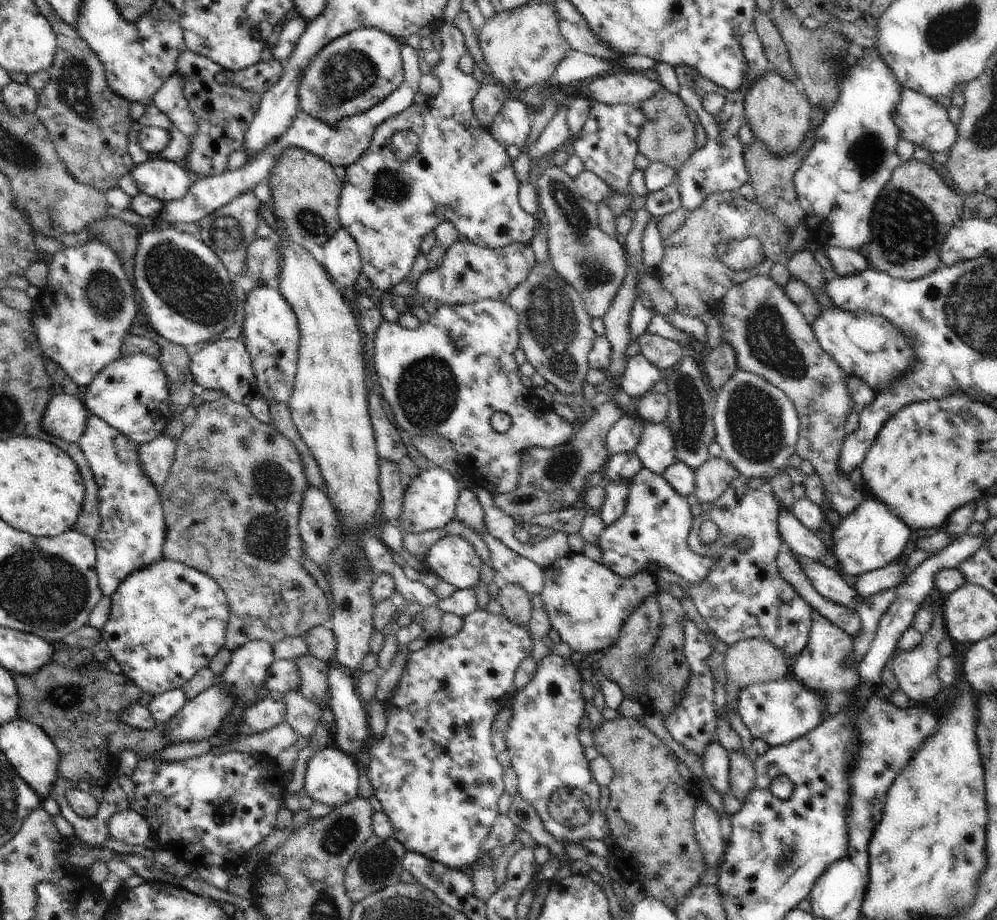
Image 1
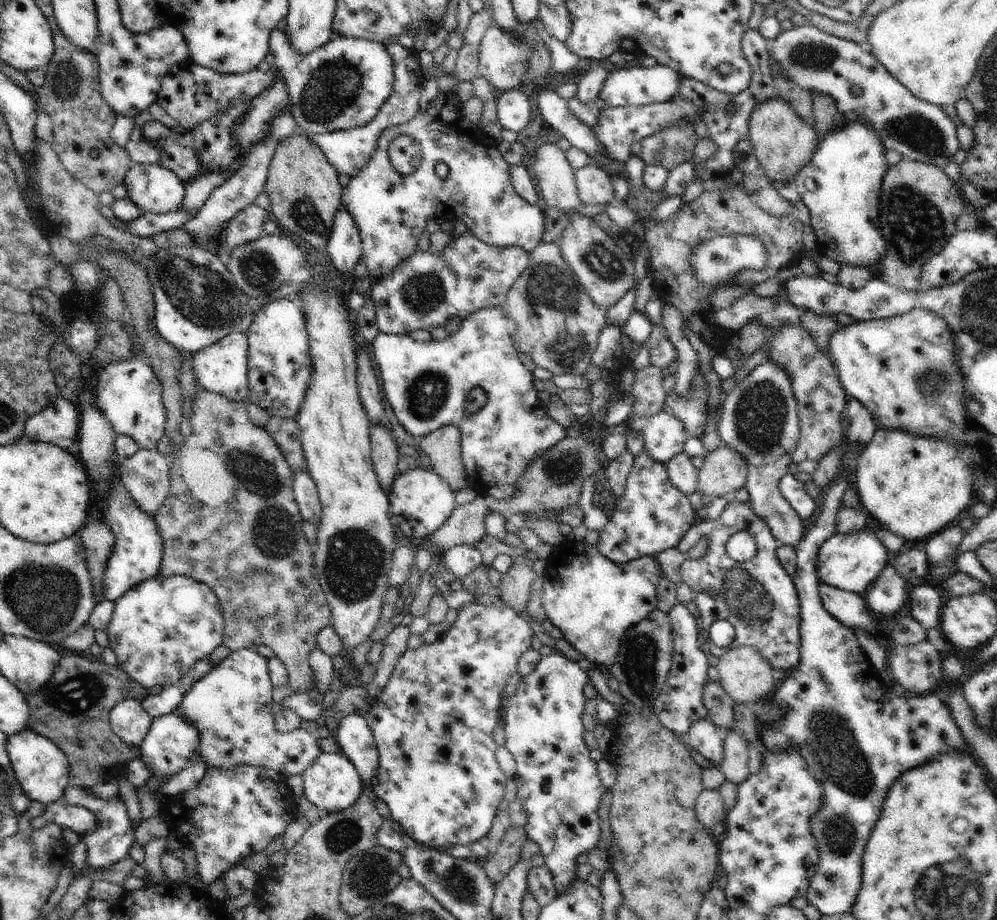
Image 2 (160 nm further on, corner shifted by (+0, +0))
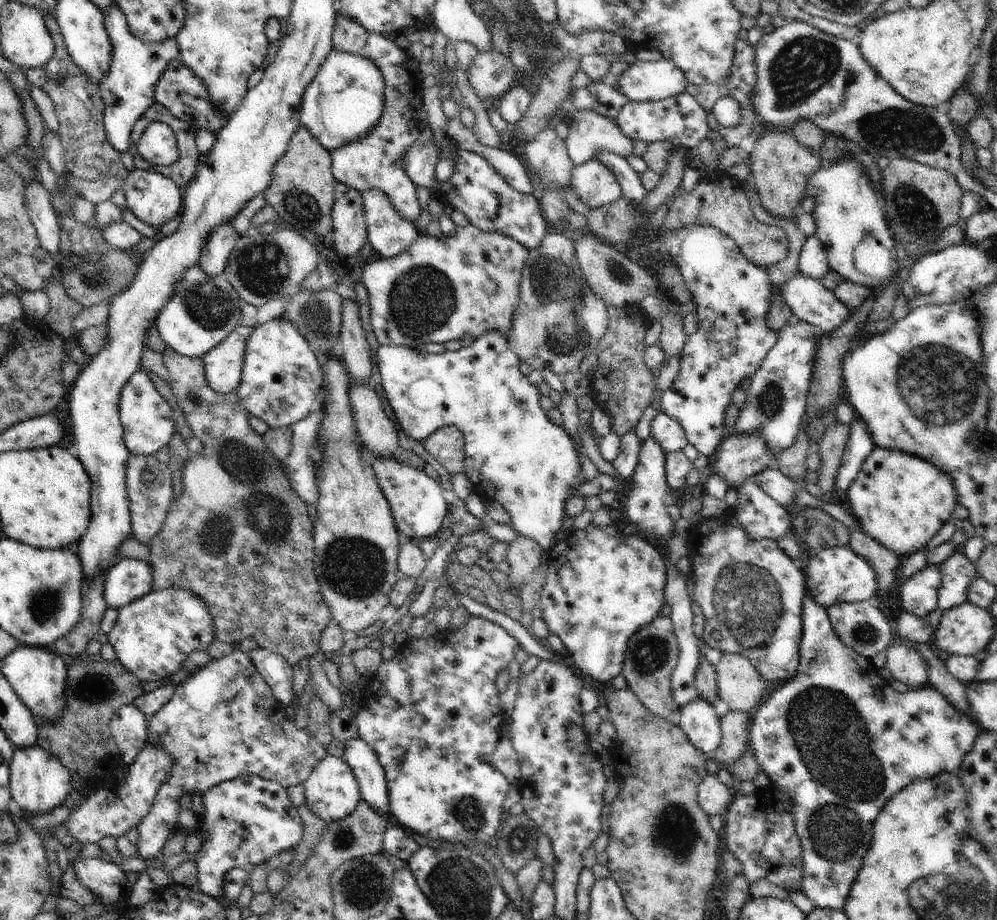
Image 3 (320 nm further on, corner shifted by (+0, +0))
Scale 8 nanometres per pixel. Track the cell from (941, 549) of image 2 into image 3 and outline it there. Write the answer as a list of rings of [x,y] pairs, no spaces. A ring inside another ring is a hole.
[[[957,550],[946,562],[940,564],[943,574],[941,585],[938,589],[937,608],[946,612],[951,608],[964,604],[969,600],[969,588],[978,576],[975,563],[971,563],[964,554]]]

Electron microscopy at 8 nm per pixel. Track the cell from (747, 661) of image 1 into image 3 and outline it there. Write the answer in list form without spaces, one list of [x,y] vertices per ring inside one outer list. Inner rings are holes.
[[[723,653],[718,664],[717,696],[726,701],[730,711],[753,713],[760,705],[764,683],[752,660],[737,653]]]

